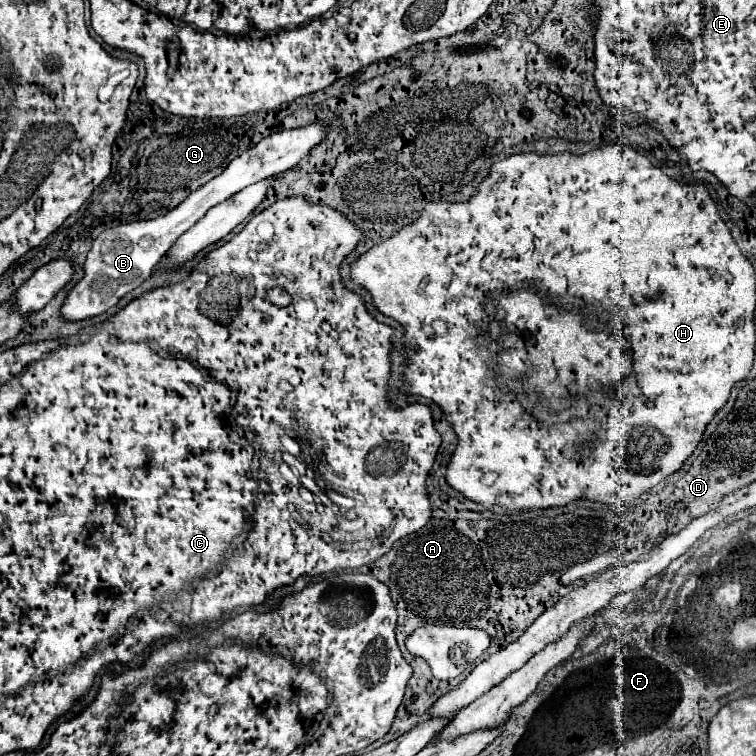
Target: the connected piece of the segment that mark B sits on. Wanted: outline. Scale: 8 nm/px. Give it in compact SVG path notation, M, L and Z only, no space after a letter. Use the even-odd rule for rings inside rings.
M316 122L316 124L294 128L294 130L274 132L270 136L262 138L250 150L242 152L238 158L234 158L224 168L222 174L218 174L216 178L212 178L210 182L206 182L204 186L194 190L178 208L170 210L168 214L158 216L154 220L130 222L130 224L122 224L122 226L104 230L94 240L94 246L86 256L86 262L82 266L84 278L72 288L72 292L68 294L68 298L62 306L64 318L66 320L84 320L84 318L98 316L98 314L106 312L108 308L112 308L124 294L128 294L130 290L140 286L150 276L150 272L160 262L160 258L172 248L174 240L178 240L178 236L182 236L182 232L192 228L198 222L198 218L202 218L214 204L222 204L222 200L228 200L230 196L238 194L242 188L258 182L262 178L296 168L300 164L300 160L306 154L310 154L310 150L316 148L328 136L330 128L332 128L332 122Z

